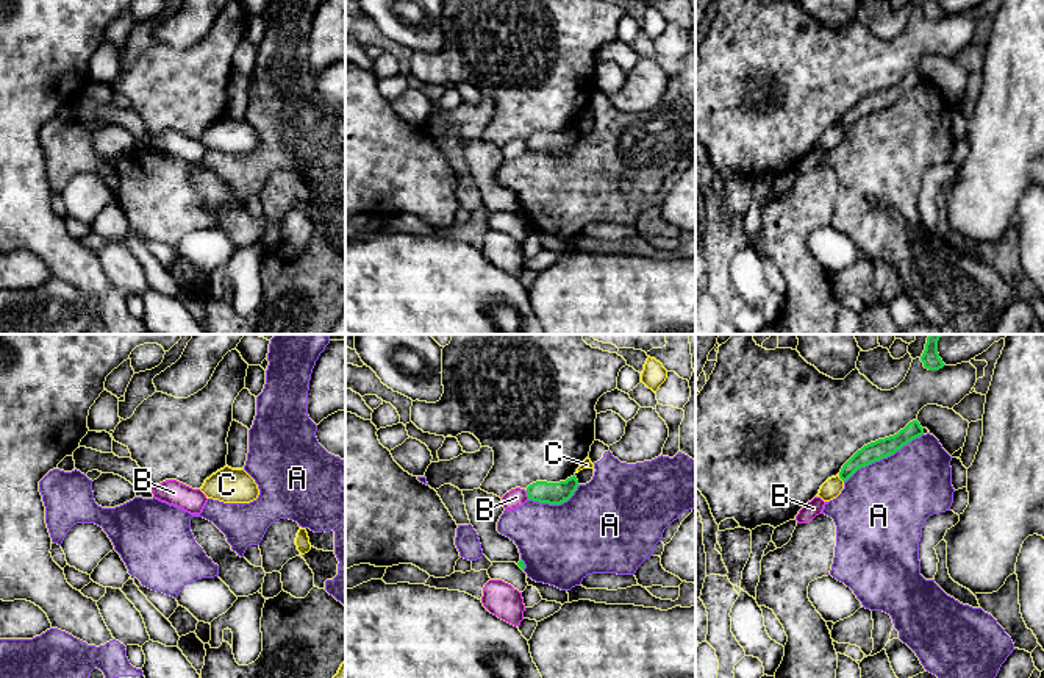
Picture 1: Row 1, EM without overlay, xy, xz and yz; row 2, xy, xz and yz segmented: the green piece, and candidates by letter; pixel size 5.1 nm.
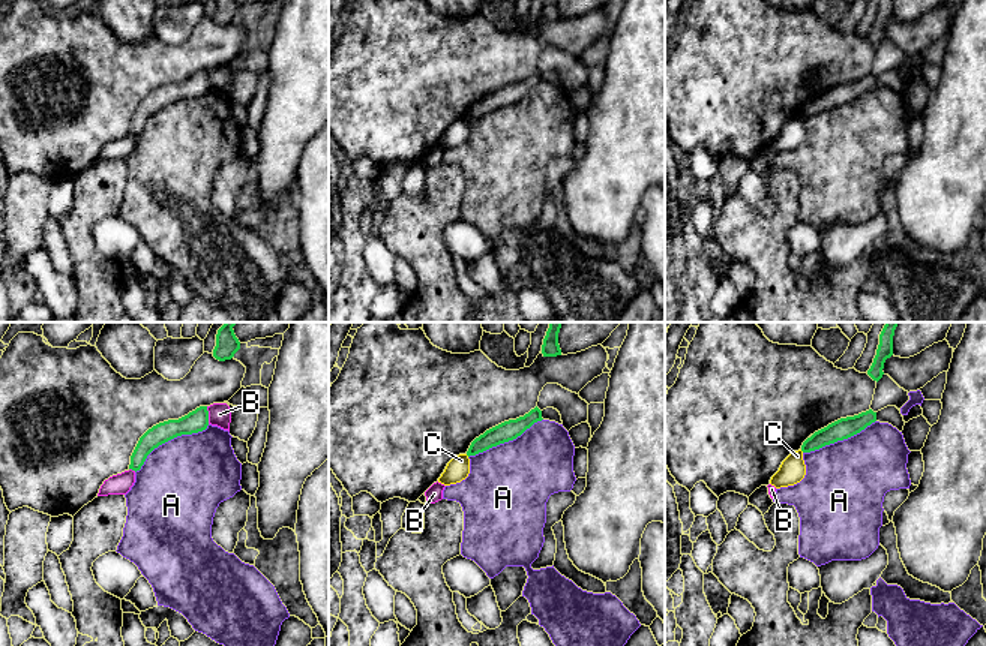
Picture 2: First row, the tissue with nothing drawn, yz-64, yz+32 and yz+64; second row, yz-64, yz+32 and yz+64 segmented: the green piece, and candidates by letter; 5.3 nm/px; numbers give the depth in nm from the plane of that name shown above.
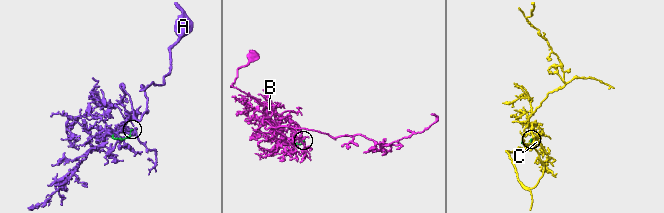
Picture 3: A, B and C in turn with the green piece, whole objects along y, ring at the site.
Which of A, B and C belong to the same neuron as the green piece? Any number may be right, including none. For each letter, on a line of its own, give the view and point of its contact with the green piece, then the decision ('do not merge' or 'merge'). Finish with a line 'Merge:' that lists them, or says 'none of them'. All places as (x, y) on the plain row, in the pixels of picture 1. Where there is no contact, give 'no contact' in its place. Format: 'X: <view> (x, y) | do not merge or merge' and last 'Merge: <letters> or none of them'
A: yz (883, 107) | do not merge
B: xz (527, 146) | do not merge
C: yz (840, 127) | do not merge
Merge: none of them

